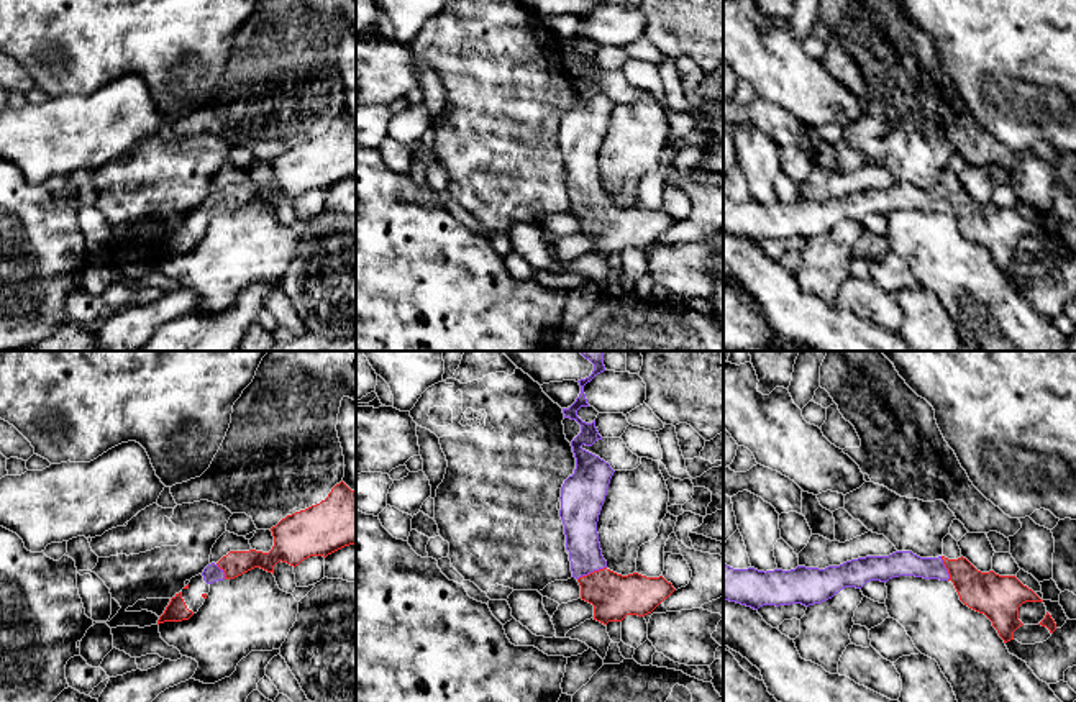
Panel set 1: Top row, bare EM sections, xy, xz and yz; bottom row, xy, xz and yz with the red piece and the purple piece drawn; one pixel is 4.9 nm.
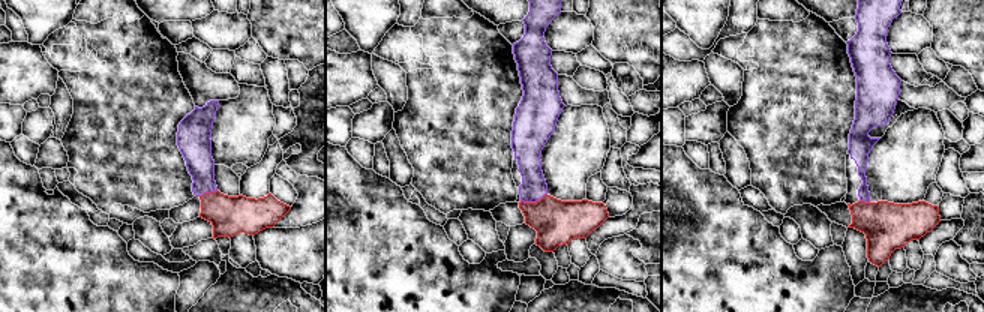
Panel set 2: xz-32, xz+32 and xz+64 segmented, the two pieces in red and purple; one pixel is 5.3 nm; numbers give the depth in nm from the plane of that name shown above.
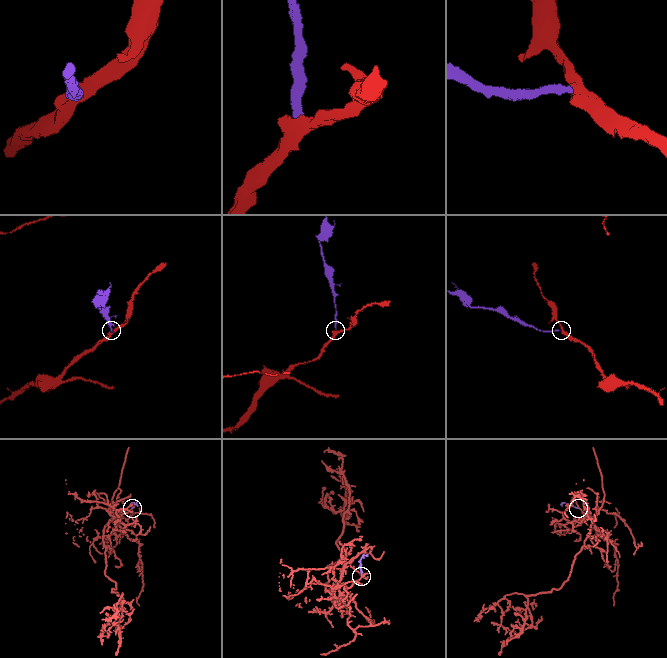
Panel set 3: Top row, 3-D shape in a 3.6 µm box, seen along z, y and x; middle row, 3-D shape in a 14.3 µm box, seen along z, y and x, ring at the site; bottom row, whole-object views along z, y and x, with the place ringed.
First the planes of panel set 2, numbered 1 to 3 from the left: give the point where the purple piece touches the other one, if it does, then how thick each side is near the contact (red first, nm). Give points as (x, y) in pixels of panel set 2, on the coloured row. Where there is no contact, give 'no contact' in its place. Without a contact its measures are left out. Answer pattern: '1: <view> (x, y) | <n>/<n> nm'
1: xz-32 (207, 194) | 200/160 nm
2: xz+32 (533, 203) | 240/140 nm
3: xz+64 (863, 201) | 260/90 nm

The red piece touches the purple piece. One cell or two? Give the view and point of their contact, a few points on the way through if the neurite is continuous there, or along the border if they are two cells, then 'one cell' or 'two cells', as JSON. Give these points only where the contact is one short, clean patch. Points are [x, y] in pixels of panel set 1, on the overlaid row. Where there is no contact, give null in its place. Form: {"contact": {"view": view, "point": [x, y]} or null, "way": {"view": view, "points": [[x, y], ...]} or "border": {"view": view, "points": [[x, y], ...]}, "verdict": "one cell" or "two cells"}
{"contact": {"view": "xz", "point": [591, 573]}, "way": {"view": "xz", "points": [[614, 596], [591, 573], [579, 524]]}, "verdict": "one cell"}

